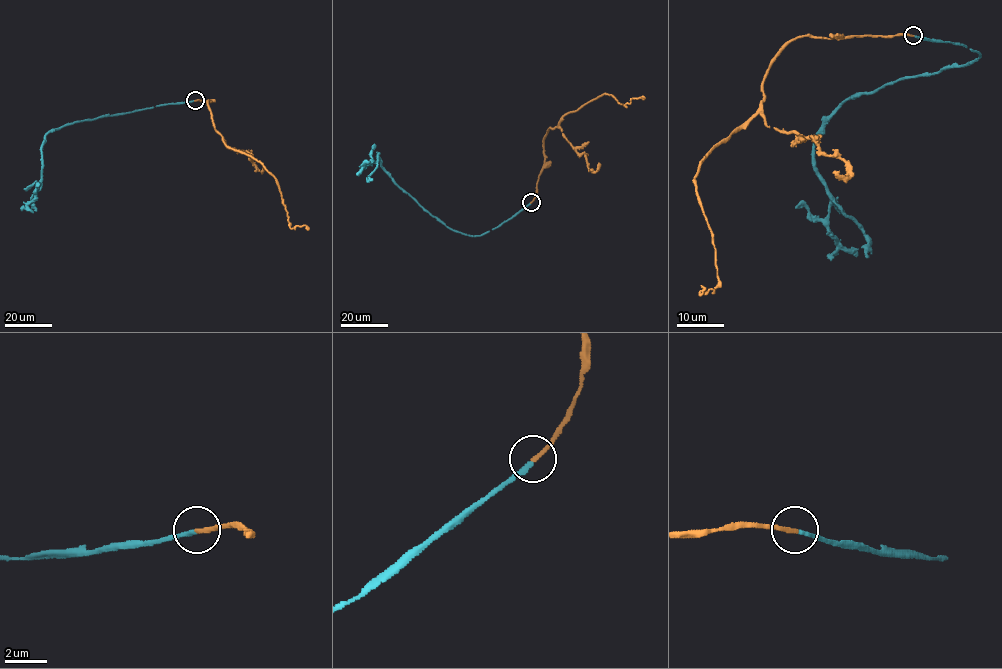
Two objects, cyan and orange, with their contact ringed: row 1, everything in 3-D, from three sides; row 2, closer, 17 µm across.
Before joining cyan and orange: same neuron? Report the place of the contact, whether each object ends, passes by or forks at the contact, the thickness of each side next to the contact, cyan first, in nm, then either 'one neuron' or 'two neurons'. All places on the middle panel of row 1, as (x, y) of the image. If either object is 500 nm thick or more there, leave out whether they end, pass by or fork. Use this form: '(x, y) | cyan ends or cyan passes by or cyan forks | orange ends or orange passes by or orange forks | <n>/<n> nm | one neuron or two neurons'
(531, 202) | cyan ends | orange ends | 200/200 nm | one neuron

